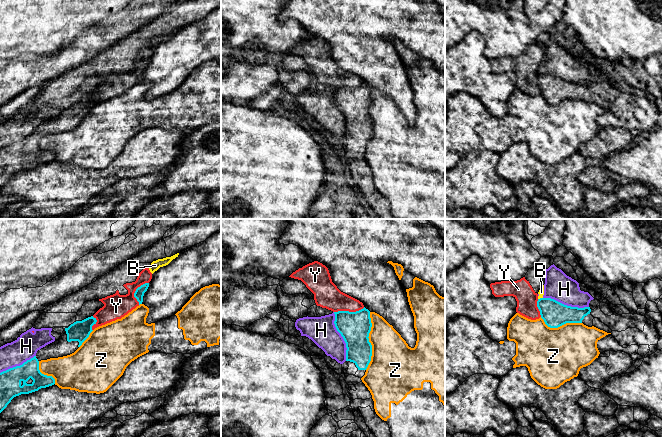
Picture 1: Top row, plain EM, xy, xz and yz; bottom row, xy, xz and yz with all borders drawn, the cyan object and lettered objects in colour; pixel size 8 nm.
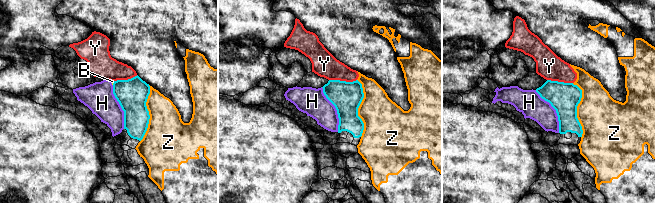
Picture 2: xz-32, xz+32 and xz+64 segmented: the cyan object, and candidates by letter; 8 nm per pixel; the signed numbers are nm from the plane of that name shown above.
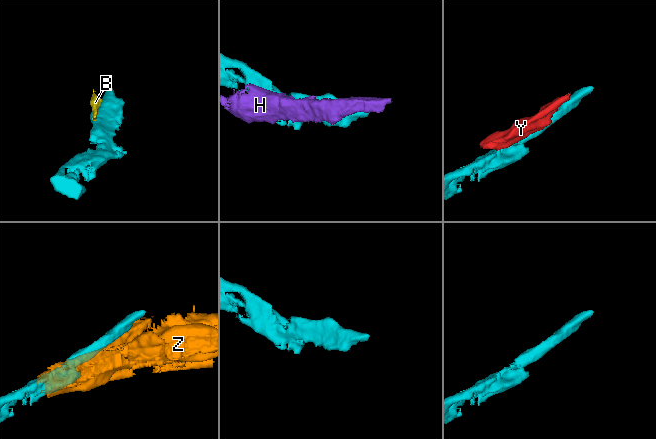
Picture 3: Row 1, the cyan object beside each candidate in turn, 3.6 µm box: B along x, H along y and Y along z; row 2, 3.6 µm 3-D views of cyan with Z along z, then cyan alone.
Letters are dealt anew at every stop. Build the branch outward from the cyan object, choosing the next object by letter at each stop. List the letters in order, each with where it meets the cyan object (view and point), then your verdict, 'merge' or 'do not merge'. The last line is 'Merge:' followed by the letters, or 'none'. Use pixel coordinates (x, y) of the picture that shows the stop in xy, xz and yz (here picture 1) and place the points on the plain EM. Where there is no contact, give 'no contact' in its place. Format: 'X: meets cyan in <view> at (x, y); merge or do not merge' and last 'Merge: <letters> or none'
B: meets cyan in yz at (540, 74); do not merge
H: meets cyan in xz at (341, 111); do not merge
Y: meets cyan in xz at (348, 87); do not merge
Z: meets cyan in xz at (368, 117); do not merge
Merge: none

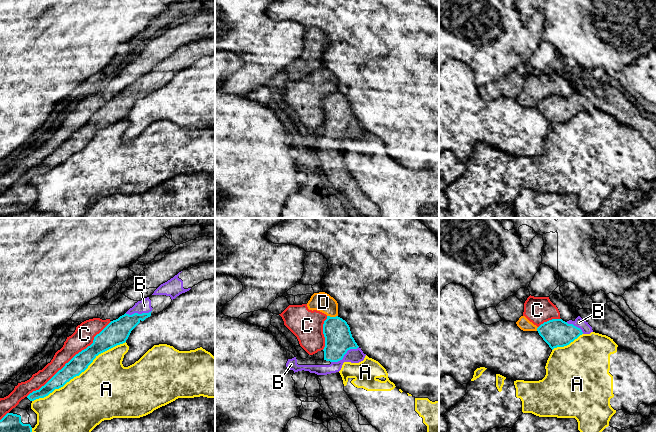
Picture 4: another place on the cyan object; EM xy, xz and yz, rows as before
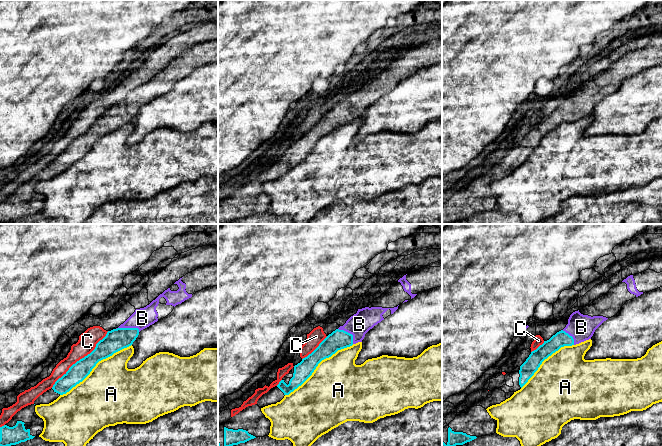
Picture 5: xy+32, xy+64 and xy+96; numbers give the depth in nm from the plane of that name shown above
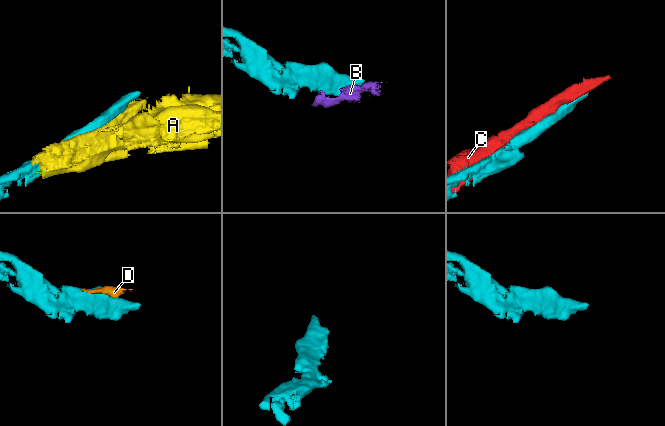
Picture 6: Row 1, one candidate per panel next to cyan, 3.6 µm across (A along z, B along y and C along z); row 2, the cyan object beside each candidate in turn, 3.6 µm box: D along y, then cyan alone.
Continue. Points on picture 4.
A: meets cyan in xy at (79, 150); do not merge
B: meets cyan in xz at (344, 130); merge
C: meets cyan in xy at (71, 135); do not merge
D: meets cyan in xz at (332, 93); do not merge
Merge: B

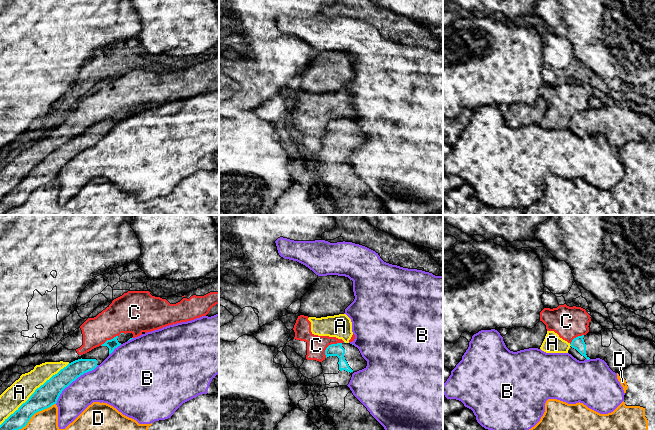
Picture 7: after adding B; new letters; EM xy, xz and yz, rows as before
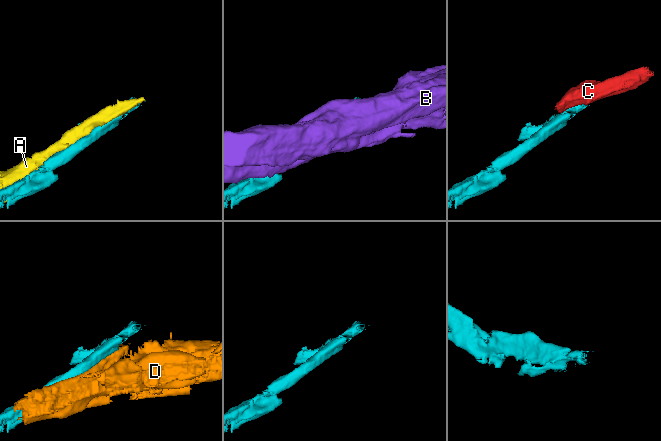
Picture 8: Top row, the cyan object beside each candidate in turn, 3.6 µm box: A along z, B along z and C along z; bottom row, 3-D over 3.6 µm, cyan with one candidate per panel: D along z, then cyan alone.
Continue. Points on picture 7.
A: meets cyan in xy at (35, 167); do not merge
B: meets cyan in xy at (74, 156); do not merge
C: meets cyan in xz at (329, 121); do not merge
D: meets cyan in xy at (28, 197); do not merge
Merge: none

